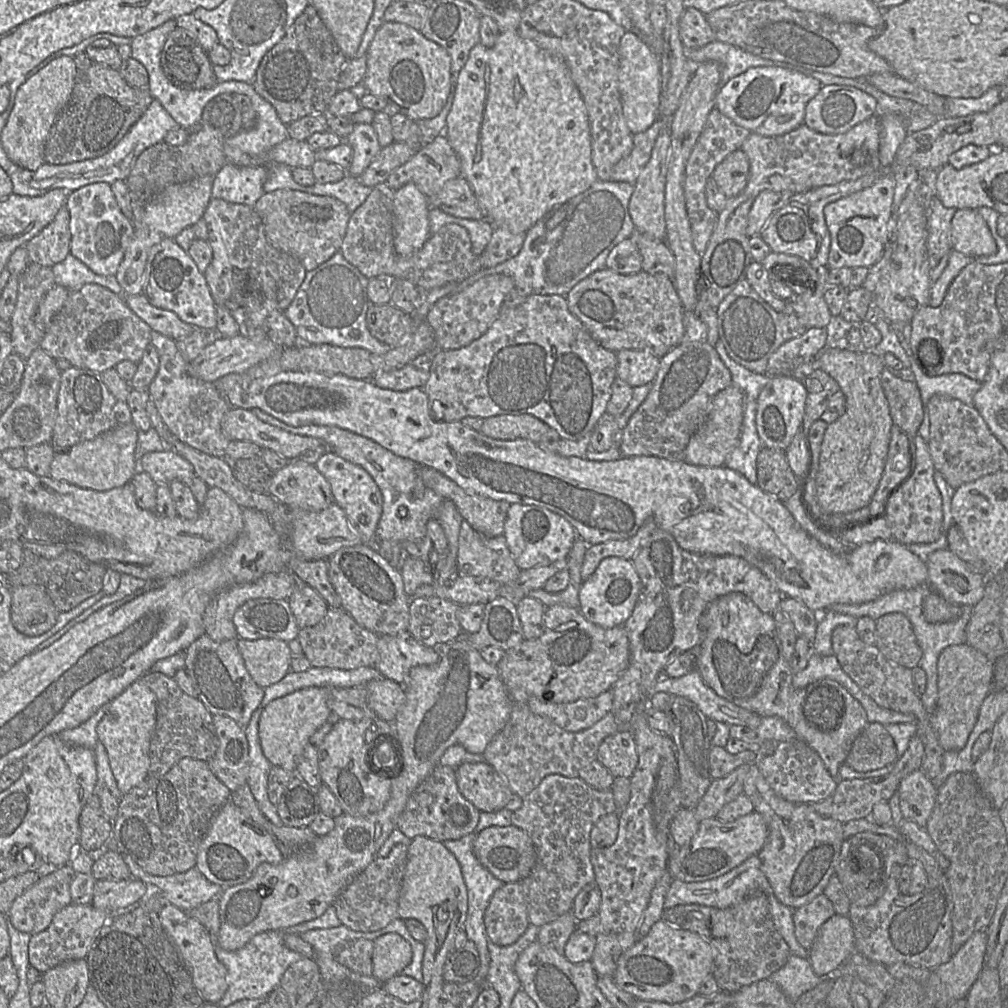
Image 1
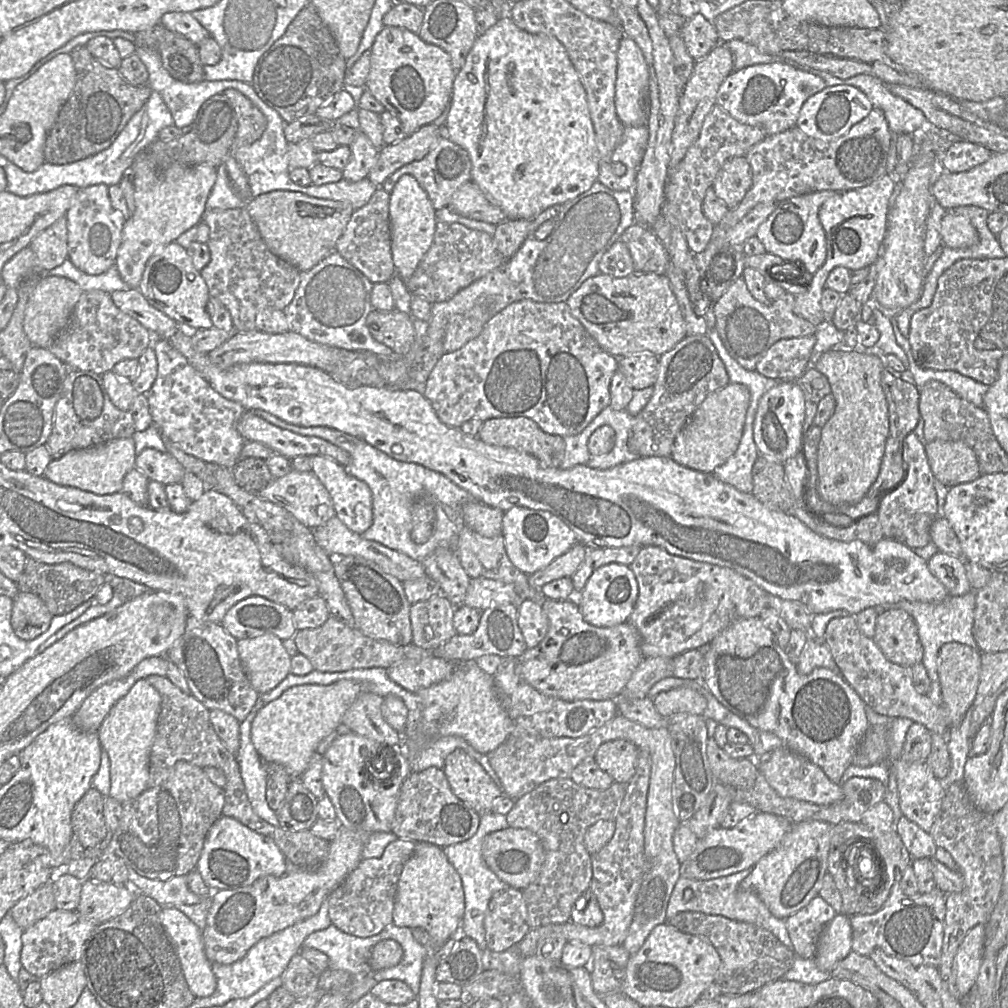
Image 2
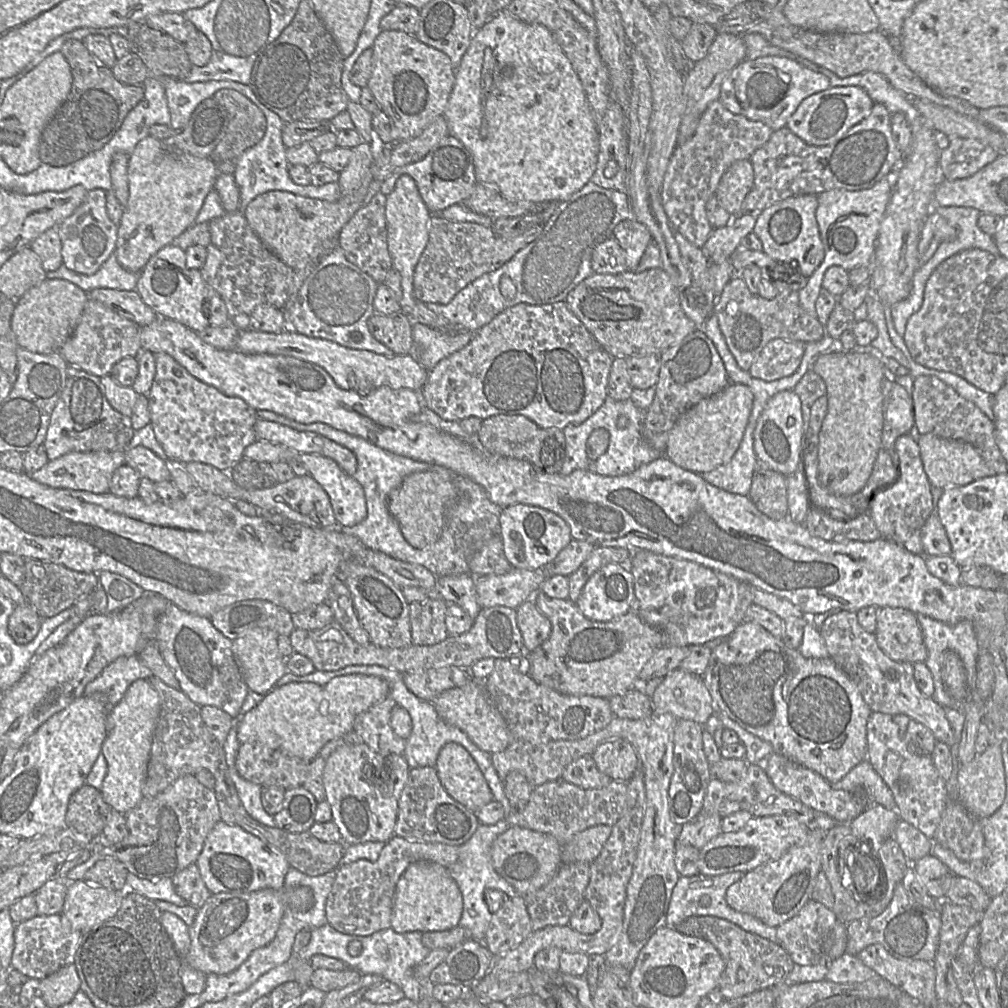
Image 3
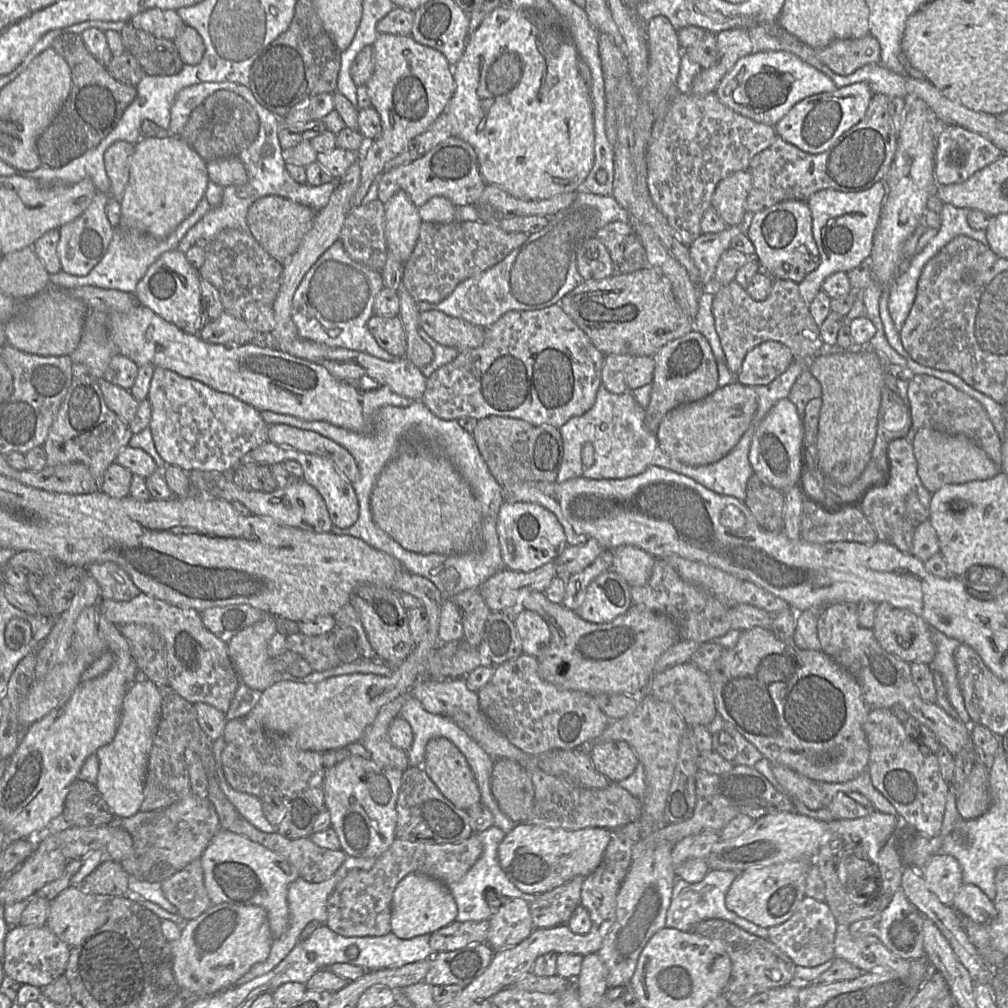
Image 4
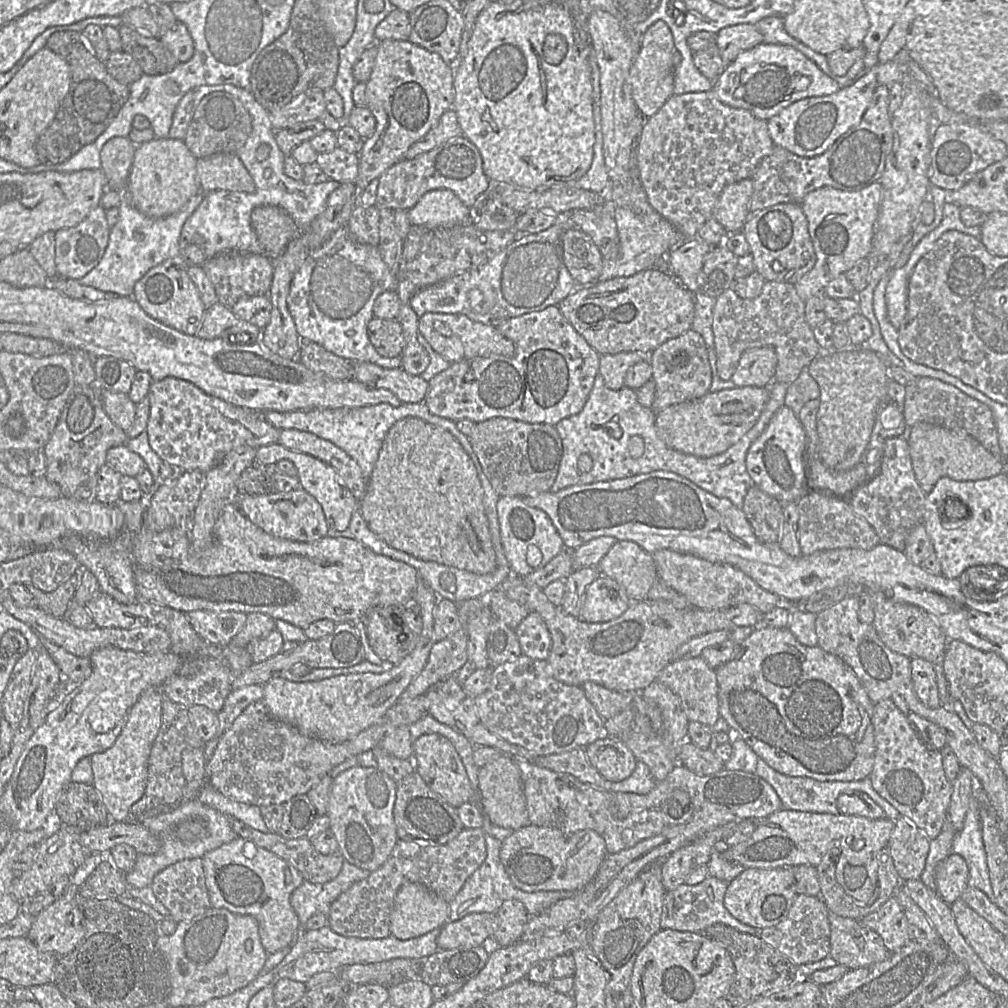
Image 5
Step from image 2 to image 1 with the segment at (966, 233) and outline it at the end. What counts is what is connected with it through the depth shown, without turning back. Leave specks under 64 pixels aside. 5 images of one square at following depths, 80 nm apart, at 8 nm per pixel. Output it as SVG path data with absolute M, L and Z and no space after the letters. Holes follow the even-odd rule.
M957 209L951 222L953 250L970 257L997 252L996 242L983 217L975 209Z

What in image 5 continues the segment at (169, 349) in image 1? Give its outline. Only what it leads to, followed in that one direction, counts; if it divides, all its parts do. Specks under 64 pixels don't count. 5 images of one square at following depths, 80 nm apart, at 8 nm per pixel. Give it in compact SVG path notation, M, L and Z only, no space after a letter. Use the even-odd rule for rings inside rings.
M174 377L152 381L148 393L150 415L146 432L152 450L179 472L198 470L206 473L230 451L248 445L258 449L262 446L278 443L281 430L268 423L264 412L252 411L230 404L222 399L210 396L194 384Z

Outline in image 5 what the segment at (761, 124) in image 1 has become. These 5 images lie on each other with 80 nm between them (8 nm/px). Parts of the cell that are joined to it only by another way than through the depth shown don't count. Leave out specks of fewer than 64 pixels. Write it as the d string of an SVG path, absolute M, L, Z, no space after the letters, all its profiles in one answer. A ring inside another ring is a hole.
M764 42L741 52L720 77L712 82L713 90L722 103L733 108L745 109L765 121L798 100L831 95L840 89L833 78L797 49Z

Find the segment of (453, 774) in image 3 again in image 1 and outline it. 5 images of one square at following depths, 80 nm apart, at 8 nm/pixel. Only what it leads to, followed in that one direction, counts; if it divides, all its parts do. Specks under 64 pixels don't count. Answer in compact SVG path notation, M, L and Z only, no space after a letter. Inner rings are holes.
M462 763L455 768L458 789L480 812L503 809L513 795L505 779L488 763Z

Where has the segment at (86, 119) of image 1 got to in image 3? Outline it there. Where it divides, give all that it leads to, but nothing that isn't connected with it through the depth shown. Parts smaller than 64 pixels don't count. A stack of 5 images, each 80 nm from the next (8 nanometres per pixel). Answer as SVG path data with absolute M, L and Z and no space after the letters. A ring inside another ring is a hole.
M67 40L60 52L70 65L72 89L64 104L42 132L39 156L42 163L65 167L101 149L120 129L127 114L144 98L144 87L118 81L112 70L100 63L82 40Z

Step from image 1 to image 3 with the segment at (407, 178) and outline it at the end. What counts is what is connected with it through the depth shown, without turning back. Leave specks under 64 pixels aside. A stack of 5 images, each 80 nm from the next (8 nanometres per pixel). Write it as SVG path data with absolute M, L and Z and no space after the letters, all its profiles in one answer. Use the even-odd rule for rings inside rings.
M453 136L440 141L420 161L397 168L381 183L380 192L389 195L402 175L410 175L416 182L419 193L432 214L438 214L454 204L463 203L478 184L471 153L464 144Z

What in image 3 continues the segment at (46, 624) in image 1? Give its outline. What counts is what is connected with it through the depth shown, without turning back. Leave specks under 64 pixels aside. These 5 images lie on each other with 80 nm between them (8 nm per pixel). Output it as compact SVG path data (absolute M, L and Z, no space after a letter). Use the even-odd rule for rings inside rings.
M28 603L16 605L8 621L8 631L17 644L27 644L37 635L42 618Z

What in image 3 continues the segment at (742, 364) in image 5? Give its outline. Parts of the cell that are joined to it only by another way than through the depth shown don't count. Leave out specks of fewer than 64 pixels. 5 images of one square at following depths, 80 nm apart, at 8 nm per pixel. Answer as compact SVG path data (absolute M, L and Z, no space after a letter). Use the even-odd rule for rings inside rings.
M773 339L761 350L749 374L767 382L792 375L801 363L806 343Z

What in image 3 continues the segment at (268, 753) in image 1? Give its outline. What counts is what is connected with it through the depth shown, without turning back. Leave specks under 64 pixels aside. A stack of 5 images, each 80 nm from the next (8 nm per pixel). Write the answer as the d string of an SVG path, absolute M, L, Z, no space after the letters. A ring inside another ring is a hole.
M349 674L334 677L328 683L319 685L310 682L290 682L274 687L264 695L262 701L249 712L235 718L239 743L261 744L272 750L311 762L321 748L329 741L353 731L355 718L375 704L389 697L389 685L380 677L362 674Z

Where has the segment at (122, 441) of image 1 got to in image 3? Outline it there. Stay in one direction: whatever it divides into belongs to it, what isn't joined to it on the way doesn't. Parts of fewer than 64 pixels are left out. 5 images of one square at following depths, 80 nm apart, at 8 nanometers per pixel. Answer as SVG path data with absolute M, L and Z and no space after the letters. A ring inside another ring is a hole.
M125 451L70 452L48 463L30 477L49 487L87 491L95 494L108 493L110 481L117 468L125 464Z

